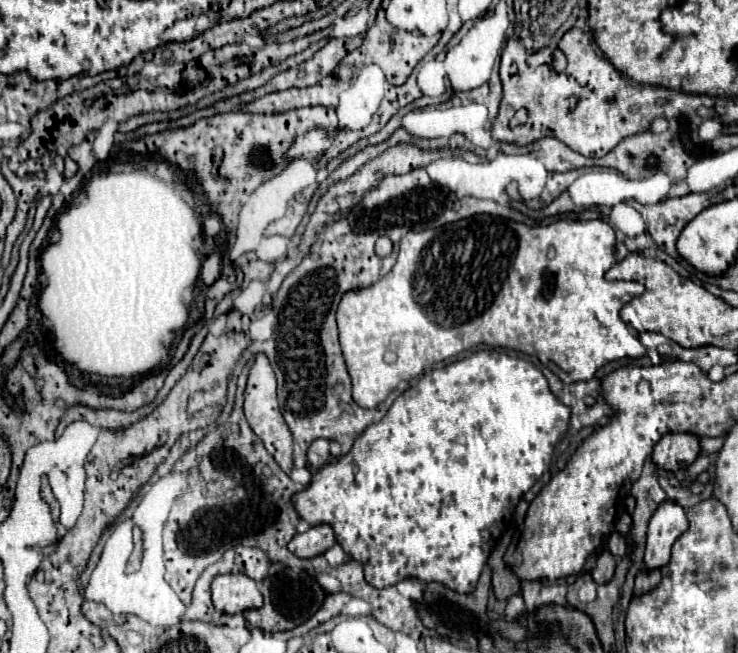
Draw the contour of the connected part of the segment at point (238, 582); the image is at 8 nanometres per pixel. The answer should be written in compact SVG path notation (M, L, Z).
M244 573L218 575L212 581L212 601L220 613L244 613L262 605L262 593L254 579Z

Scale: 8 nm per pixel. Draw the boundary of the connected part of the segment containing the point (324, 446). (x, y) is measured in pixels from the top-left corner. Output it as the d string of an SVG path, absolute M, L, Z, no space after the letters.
M316 439L308 449L308 461L312 469L320 469L330 459L330 441L328 439Z

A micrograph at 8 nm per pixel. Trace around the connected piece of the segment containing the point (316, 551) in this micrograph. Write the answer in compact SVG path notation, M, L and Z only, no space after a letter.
M316 525L304 533L298 533L288 543L288 549L296 557L316 557L328 551L336 543L334 531L330 525Z

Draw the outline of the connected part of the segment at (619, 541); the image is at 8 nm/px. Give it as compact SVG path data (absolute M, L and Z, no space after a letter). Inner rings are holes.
M610 533L610 537L608 537L608 543L606 543L606 549L616 557L616 559L622 559L622 557L626 557L626 541L624 541L624 537L620 535L620 533Z

